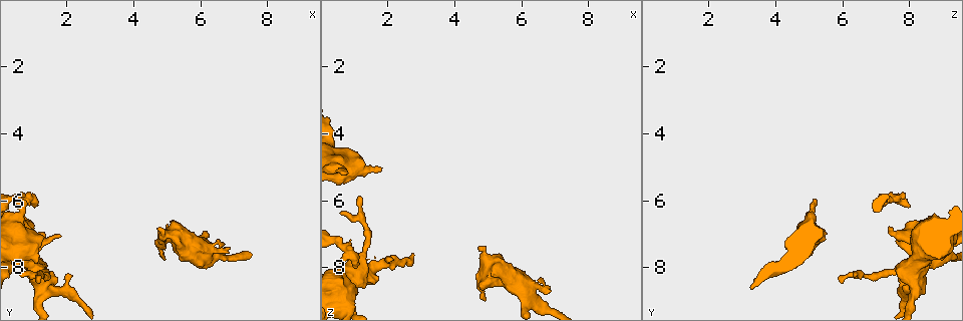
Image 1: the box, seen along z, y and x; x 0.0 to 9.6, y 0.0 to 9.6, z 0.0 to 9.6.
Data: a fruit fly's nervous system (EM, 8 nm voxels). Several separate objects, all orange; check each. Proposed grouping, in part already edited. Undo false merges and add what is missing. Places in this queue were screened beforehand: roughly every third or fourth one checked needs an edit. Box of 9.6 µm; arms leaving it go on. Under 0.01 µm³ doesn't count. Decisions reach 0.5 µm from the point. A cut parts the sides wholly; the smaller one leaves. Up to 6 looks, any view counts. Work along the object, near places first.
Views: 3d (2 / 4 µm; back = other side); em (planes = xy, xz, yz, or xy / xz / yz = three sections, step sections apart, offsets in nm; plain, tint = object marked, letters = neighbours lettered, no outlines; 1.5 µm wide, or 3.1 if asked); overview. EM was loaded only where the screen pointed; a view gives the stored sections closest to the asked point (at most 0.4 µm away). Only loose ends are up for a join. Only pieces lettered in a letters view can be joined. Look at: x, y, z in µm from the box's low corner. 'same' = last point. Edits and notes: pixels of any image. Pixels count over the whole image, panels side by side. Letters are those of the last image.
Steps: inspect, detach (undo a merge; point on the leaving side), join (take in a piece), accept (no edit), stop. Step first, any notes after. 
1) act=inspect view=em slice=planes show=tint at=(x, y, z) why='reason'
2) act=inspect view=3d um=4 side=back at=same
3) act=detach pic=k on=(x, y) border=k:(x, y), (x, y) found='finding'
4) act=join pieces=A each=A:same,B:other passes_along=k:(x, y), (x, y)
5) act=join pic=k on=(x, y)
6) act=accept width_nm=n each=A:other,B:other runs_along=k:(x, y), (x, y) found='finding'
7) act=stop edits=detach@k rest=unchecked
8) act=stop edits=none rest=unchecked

act=inspect view=em slice=planes show=letters at=(0.70, 5.95, 5.20) why='stops while still wide'

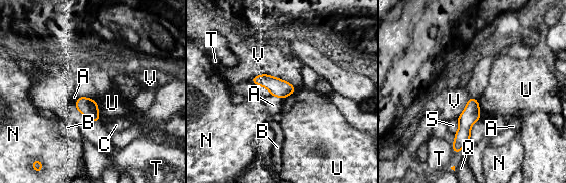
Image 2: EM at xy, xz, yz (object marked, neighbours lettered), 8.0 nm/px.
act=accept longest_contact=V:380nm each=A:other,B:other,C:other,N:other,Q:other,S:other,T:other,U:other,V:other found='none of them fits'

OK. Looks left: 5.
act=inspect view=em slice=xz step=4 show=letters at=(4.70, 6.80, 7.35) why='an open end'

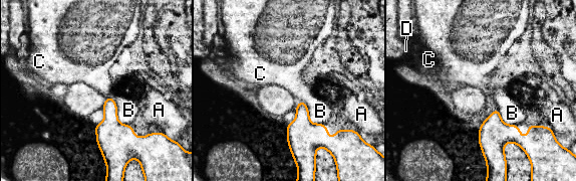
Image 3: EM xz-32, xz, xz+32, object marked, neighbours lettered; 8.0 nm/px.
act=inspect view=em slice=yz step=4 show=letters at=same why='another direction'

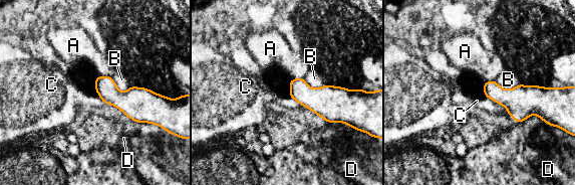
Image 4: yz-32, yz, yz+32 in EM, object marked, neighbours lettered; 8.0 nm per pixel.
act=accept each=A:other,B:other,C:other,D:other border=4:(96, 75), (110, 76) found='no lettered piece goes on from it'

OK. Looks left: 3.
act=inspect view=em slice=planes show=plain at=(4.95, 7.80, 8.95) why='branch stops here'

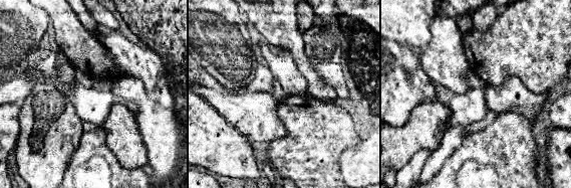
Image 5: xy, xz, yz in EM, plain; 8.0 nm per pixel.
act=inspect view=em slice=planes show=letters at=same why='see the neighbours'

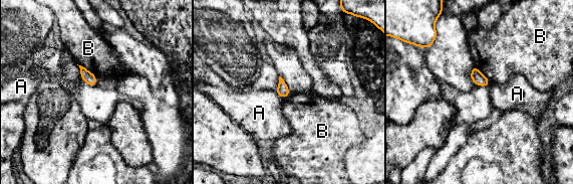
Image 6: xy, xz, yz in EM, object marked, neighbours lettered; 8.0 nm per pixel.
act=accept each=A:other,B:other found='no lettered piece goes on from it'

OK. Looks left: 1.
act=stop edits=none rest=unchecked

